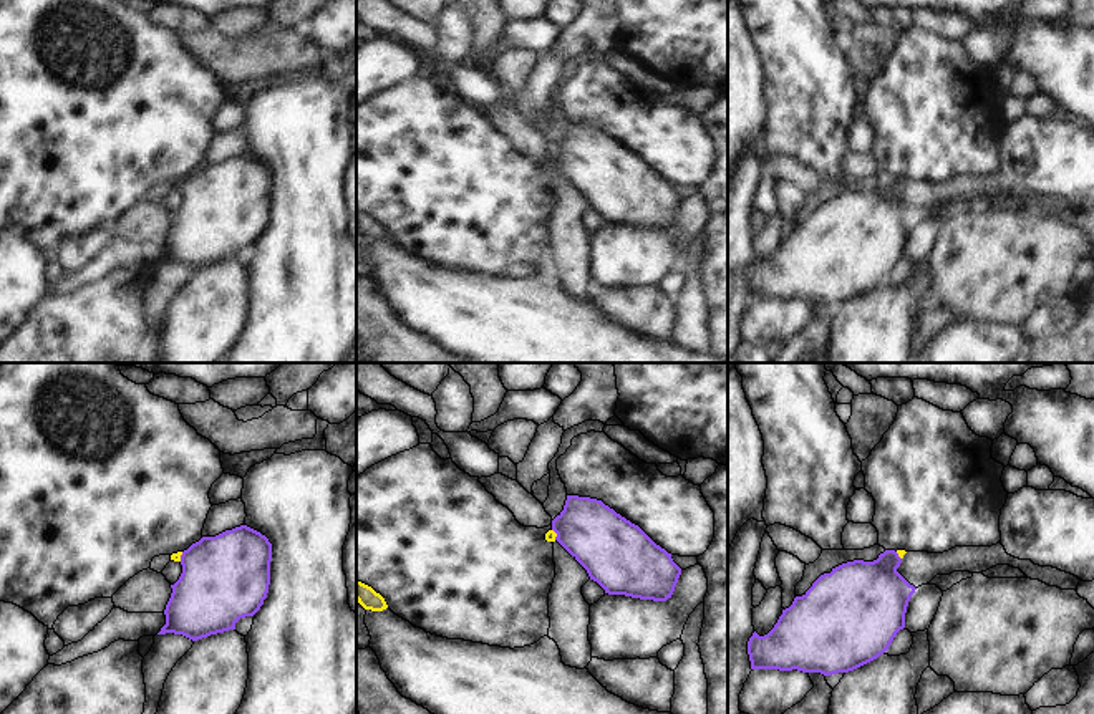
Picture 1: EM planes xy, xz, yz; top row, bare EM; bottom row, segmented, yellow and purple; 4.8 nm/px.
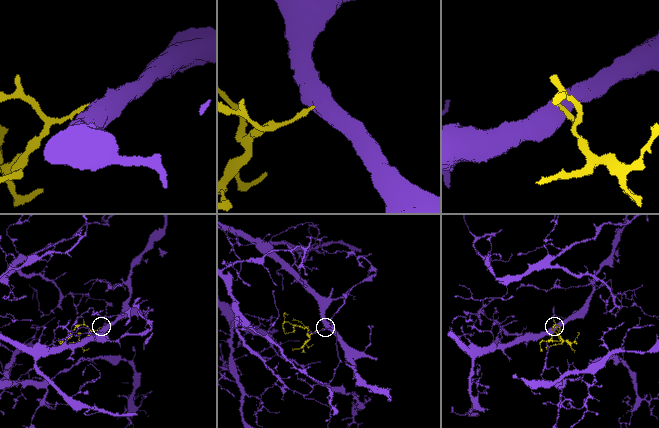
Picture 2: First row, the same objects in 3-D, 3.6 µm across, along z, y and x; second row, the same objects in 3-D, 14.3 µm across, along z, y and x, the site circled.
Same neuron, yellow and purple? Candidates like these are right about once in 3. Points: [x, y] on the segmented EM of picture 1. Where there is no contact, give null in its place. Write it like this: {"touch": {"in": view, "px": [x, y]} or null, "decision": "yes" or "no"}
{"touch": {"in": "xz", "px": [556, 534]}, "decision": "yes"}

